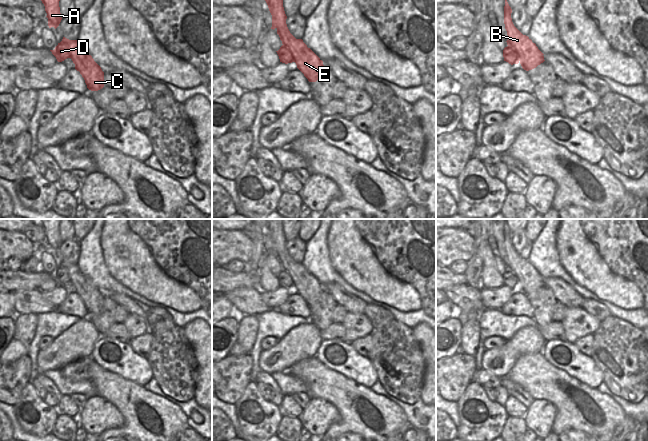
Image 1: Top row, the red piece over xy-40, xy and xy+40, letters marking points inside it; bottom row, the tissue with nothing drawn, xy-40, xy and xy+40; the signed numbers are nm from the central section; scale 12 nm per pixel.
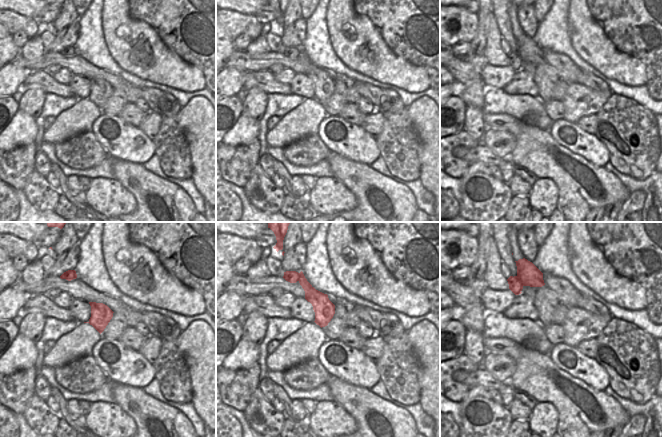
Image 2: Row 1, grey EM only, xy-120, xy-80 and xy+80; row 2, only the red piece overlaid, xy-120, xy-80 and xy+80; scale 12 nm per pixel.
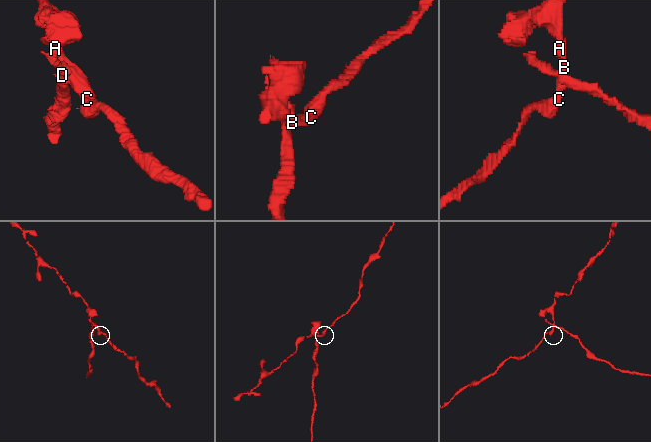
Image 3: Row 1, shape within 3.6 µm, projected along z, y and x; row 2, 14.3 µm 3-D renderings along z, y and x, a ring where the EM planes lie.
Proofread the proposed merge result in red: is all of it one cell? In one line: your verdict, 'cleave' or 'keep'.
cleave

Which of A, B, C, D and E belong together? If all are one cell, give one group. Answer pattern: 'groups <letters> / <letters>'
groups A B C E / D

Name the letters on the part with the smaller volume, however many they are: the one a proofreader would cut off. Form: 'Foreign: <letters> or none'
Foreign: D

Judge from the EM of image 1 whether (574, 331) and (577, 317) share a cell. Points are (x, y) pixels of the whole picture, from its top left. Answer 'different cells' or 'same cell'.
same cell

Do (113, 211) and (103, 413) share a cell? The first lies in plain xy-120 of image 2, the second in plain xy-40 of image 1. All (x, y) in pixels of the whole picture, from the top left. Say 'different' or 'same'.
same

